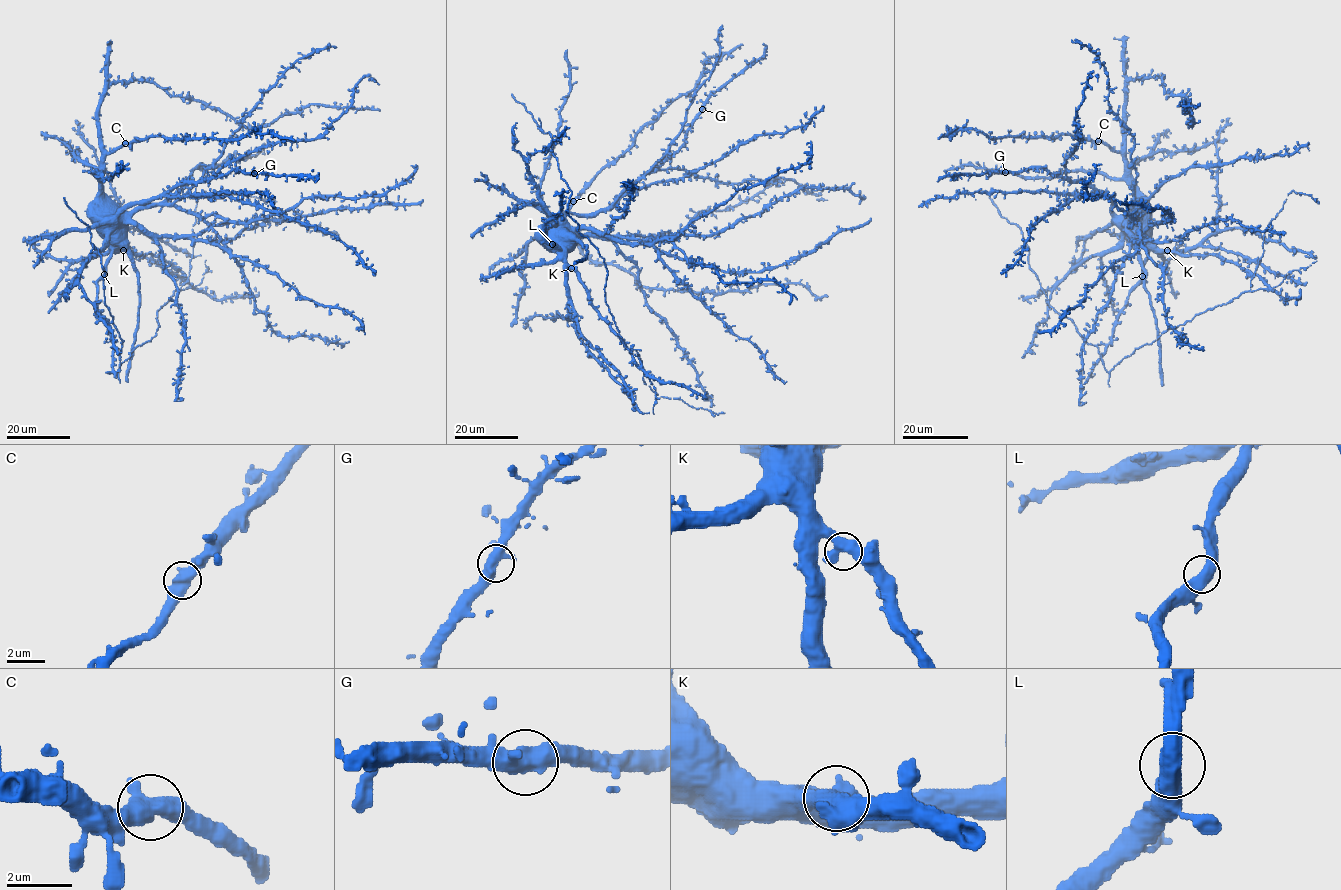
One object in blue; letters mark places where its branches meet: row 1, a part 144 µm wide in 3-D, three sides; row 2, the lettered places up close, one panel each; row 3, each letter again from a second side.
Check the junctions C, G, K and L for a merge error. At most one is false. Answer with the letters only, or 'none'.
none

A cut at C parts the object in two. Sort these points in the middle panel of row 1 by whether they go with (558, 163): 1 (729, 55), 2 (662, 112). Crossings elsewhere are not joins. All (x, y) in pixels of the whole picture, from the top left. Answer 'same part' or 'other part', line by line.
1: other part
2: other part

